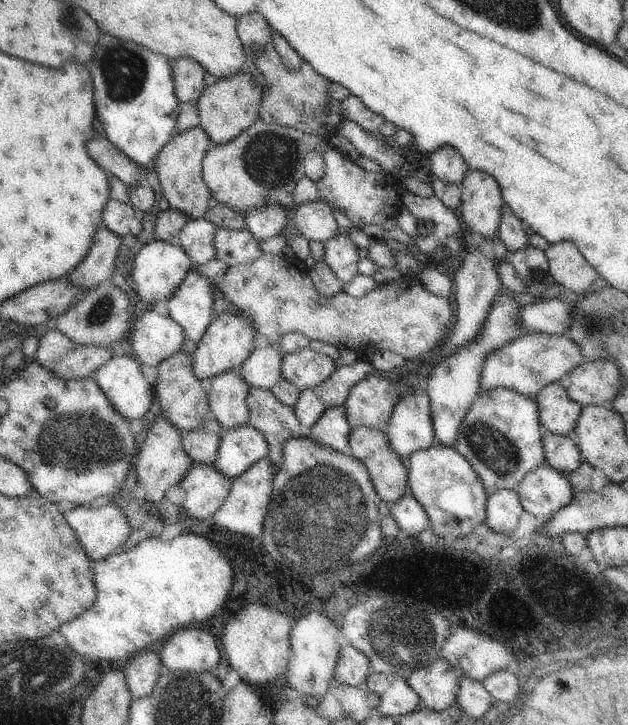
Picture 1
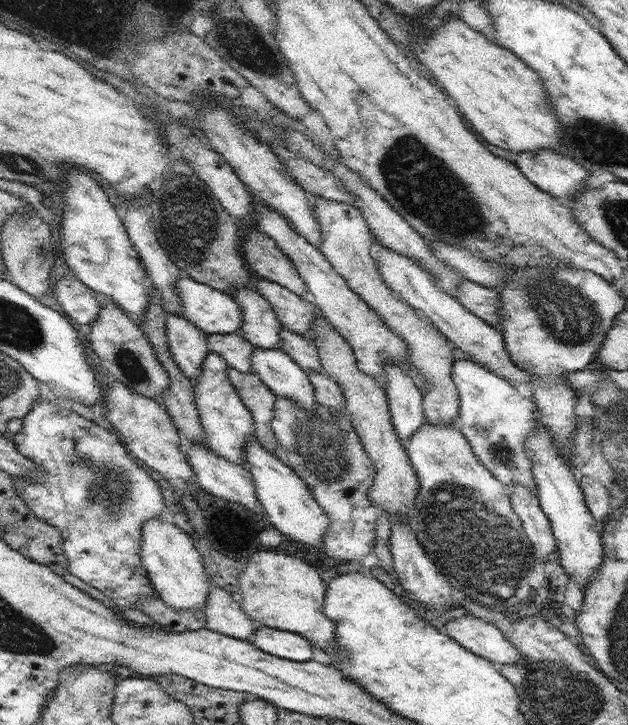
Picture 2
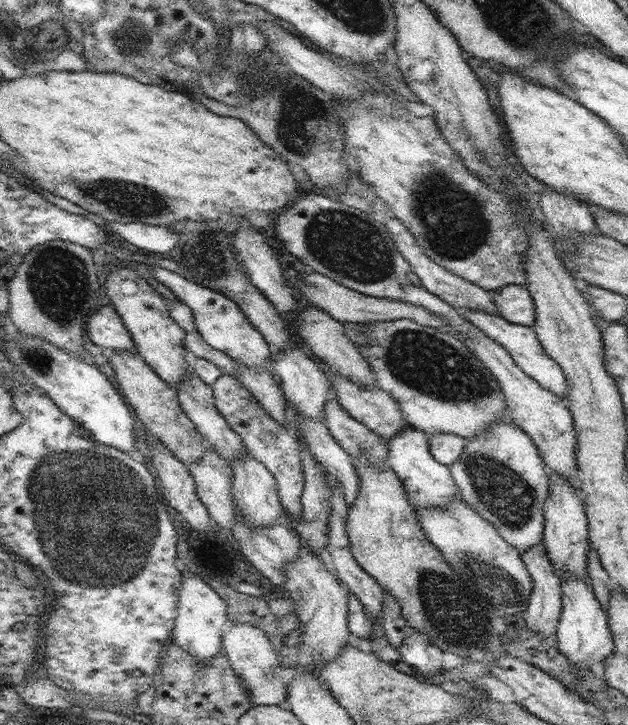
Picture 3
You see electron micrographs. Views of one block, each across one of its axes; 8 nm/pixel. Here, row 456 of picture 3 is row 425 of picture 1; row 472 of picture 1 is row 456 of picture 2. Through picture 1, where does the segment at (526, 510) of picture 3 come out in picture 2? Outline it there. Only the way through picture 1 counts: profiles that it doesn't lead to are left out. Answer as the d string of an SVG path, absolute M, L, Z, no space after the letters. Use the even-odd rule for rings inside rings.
M455 359L450 375L460 399L459 413L453 425L461 430L474 454L501 483L518 483L536 490L532 461L525 447L525 438L538 420L530 399L521 396L510 381L472 359Z

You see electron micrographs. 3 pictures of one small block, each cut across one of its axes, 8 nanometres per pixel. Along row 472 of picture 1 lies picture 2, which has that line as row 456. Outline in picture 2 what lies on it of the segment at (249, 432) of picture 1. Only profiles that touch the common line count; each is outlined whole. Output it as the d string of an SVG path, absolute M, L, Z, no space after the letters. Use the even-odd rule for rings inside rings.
M208 351L202 363L201 373L194 382L196 407L198 407L206 446L230 462L245 466L243 464L245 442L250 437L256 437L255 424L252 413L242 403L236 387L229 379L228 369L225 358L217 352Z

